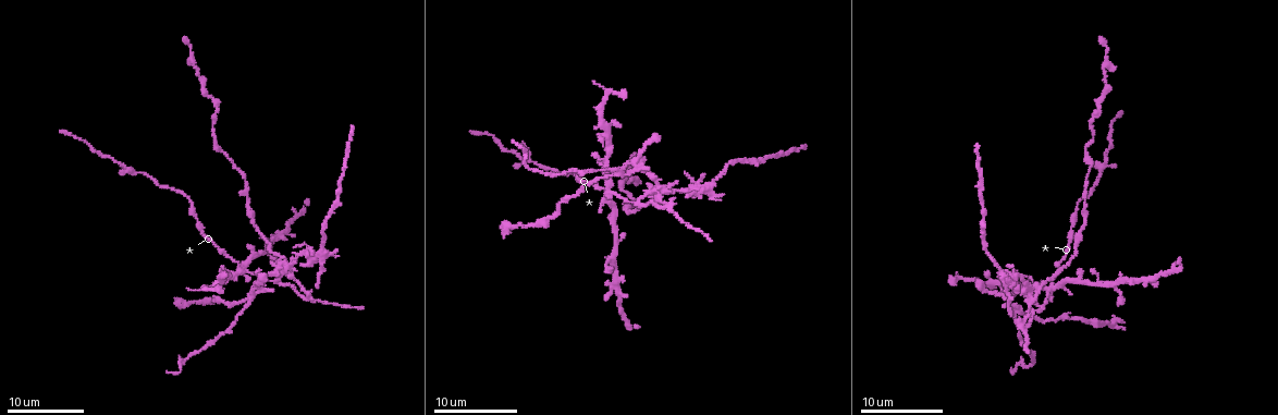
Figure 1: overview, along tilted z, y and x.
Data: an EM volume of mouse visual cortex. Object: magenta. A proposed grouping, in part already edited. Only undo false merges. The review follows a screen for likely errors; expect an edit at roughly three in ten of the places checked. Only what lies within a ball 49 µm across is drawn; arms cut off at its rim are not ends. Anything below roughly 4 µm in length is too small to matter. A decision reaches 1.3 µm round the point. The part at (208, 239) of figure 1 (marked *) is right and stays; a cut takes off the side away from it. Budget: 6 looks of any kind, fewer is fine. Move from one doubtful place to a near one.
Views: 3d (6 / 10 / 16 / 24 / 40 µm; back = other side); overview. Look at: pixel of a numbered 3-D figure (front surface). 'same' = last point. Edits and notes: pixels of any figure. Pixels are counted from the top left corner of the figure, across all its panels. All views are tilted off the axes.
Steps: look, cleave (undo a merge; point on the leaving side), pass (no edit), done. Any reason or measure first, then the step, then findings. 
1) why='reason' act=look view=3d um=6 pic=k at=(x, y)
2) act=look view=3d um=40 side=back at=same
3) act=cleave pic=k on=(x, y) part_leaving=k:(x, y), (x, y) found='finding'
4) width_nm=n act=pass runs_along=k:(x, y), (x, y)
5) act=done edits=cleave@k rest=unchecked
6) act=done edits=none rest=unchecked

why='three-way junction' act=look view=3d um=10 pic=1 at=(672, 209)

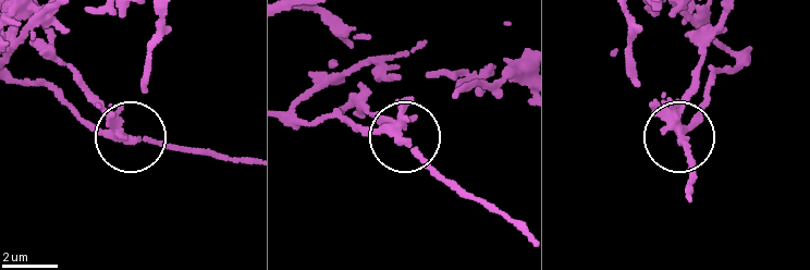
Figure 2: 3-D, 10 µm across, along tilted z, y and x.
act=cleave pic=2 on=(87, 98) part_leaving=2:(673, 120), (719, 17) found='a second neuron is stuck on'

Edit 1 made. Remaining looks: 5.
why='see it whole again' act=look view=overview

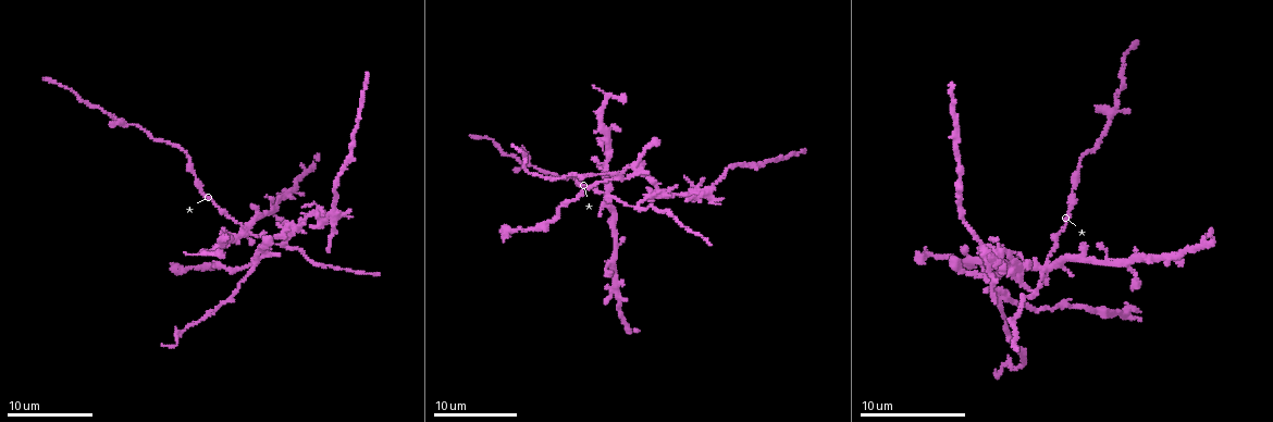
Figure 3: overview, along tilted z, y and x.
why='looks like a crossing' act=look view=3d um=10 pic=3 at=(1052, 265)

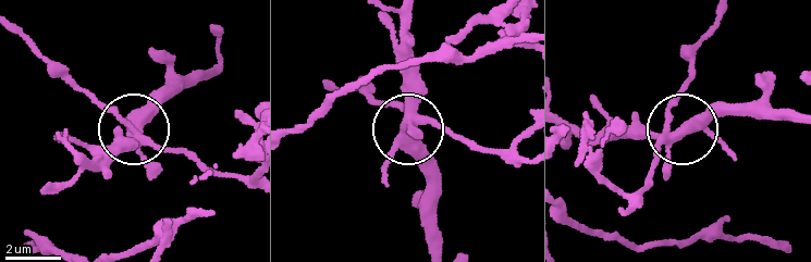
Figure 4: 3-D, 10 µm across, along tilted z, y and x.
why='zoom in' act=look view=3d um=6 pic=4 at=(680, 134)

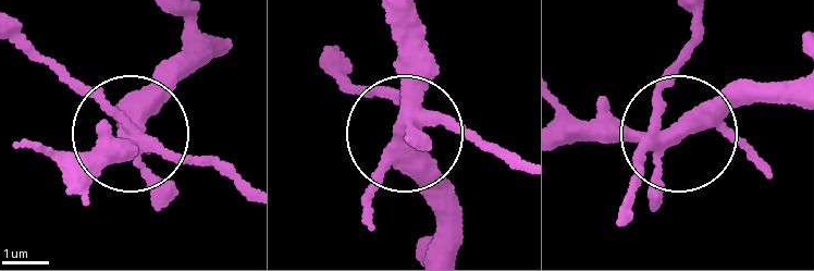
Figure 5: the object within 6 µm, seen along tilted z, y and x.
act=pass runs_along=5:(15, 26), (136, 133), (174, 52) found='continuous, no second neuron'

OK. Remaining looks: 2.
why='three-way junction' act=look view=3d um=10 pic=3 at=(637, 207)

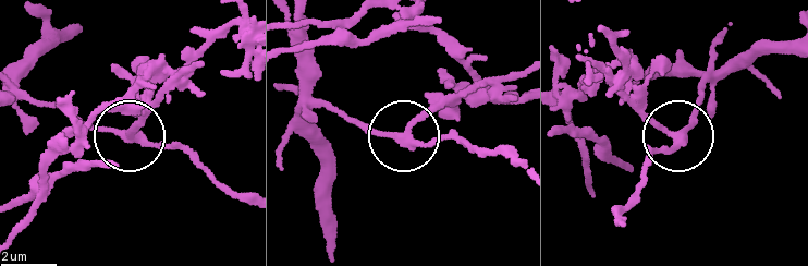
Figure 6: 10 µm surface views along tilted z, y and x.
side_arm_um=14 act=cleave pic=6 on=(432, 97) found='a second neuron is stuck on'

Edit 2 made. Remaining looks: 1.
act=done edits=cleave@2,cleave@6 rest=unchecked

